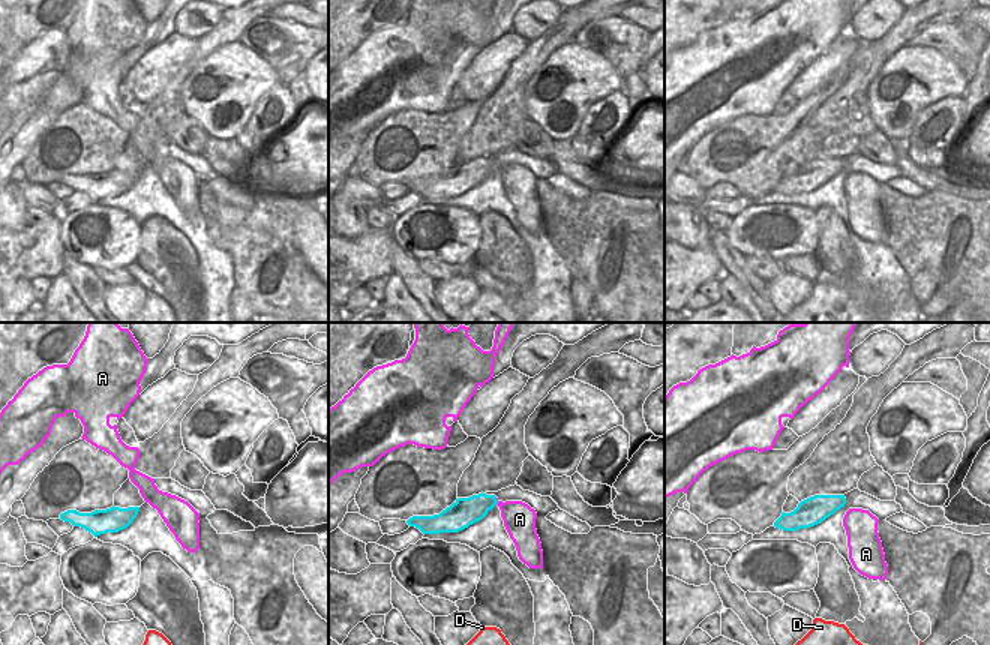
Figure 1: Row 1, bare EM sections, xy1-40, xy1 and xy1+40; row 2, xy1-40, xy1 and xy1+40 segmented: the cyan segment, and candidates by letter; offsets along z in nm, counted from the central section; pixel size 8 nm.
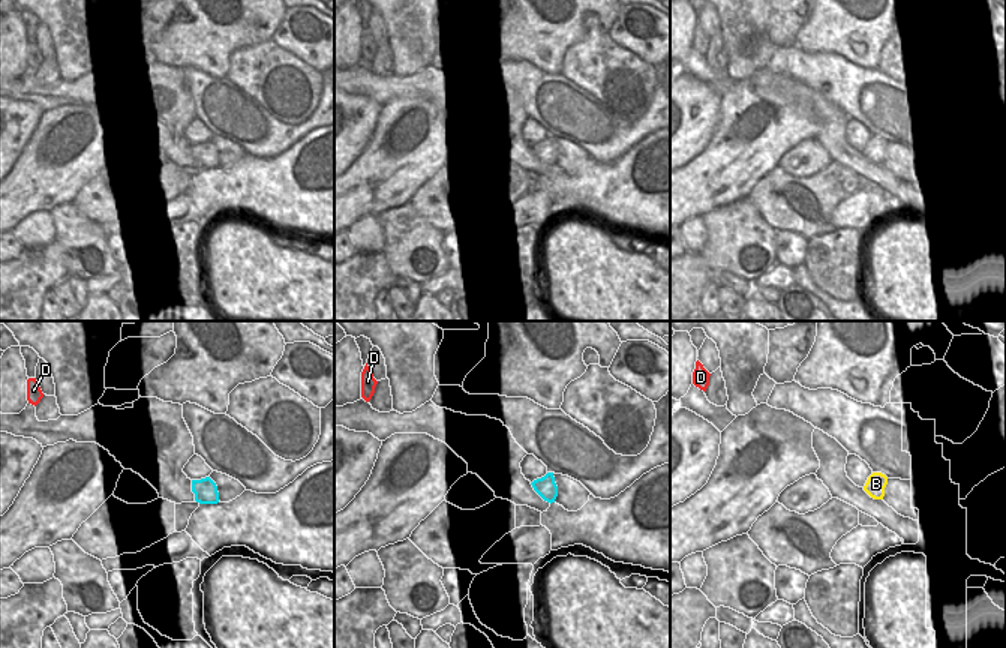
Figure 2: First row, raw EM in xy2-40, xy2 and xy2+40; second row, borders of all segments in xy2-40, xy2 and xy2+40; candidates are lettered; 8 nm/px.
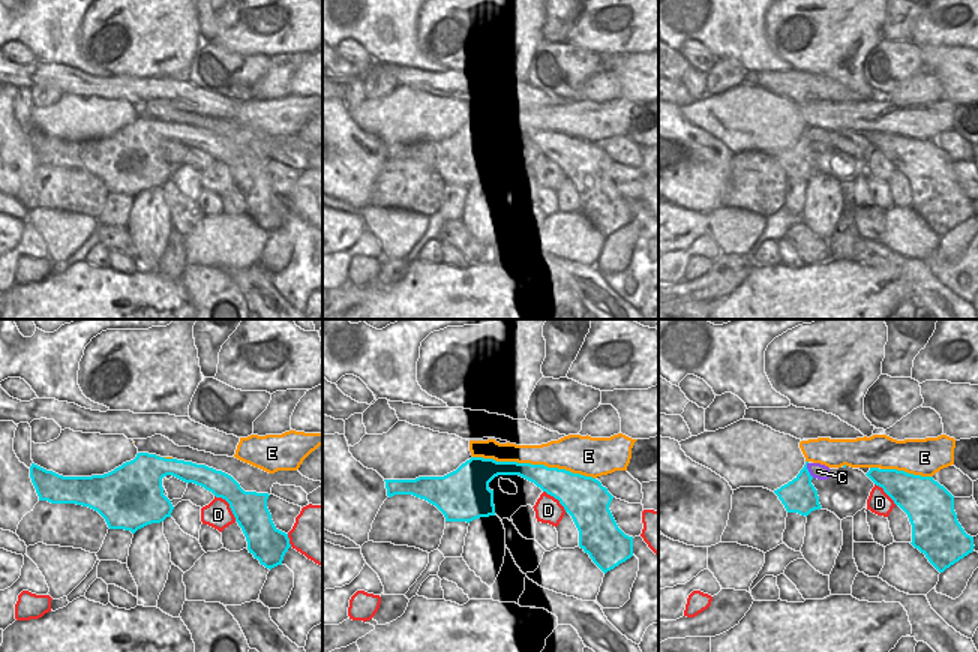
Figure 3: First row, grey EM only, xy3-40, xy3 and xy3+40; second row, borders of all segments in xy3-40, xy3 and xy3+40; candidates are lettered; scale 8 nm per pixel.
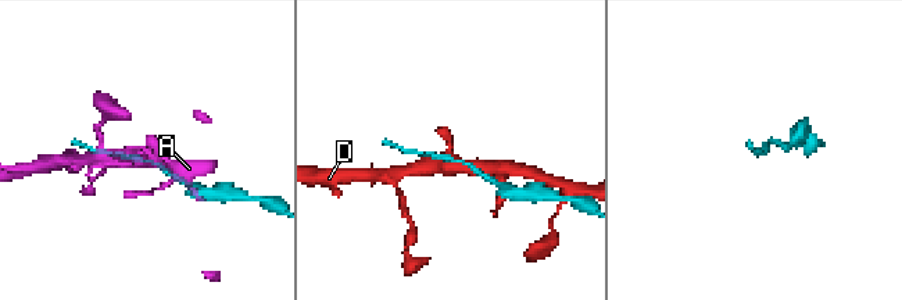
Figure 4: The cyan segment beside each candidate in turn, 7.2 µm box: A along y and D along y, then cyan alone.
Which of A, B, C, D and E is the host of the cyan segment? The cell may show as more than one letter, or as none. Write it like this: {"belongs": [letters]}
{"belongs": ["B"]}

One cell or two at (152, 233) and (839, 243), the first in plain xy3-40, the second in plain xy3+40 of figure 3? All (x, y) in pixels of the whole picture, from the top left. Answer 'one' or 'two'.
two

